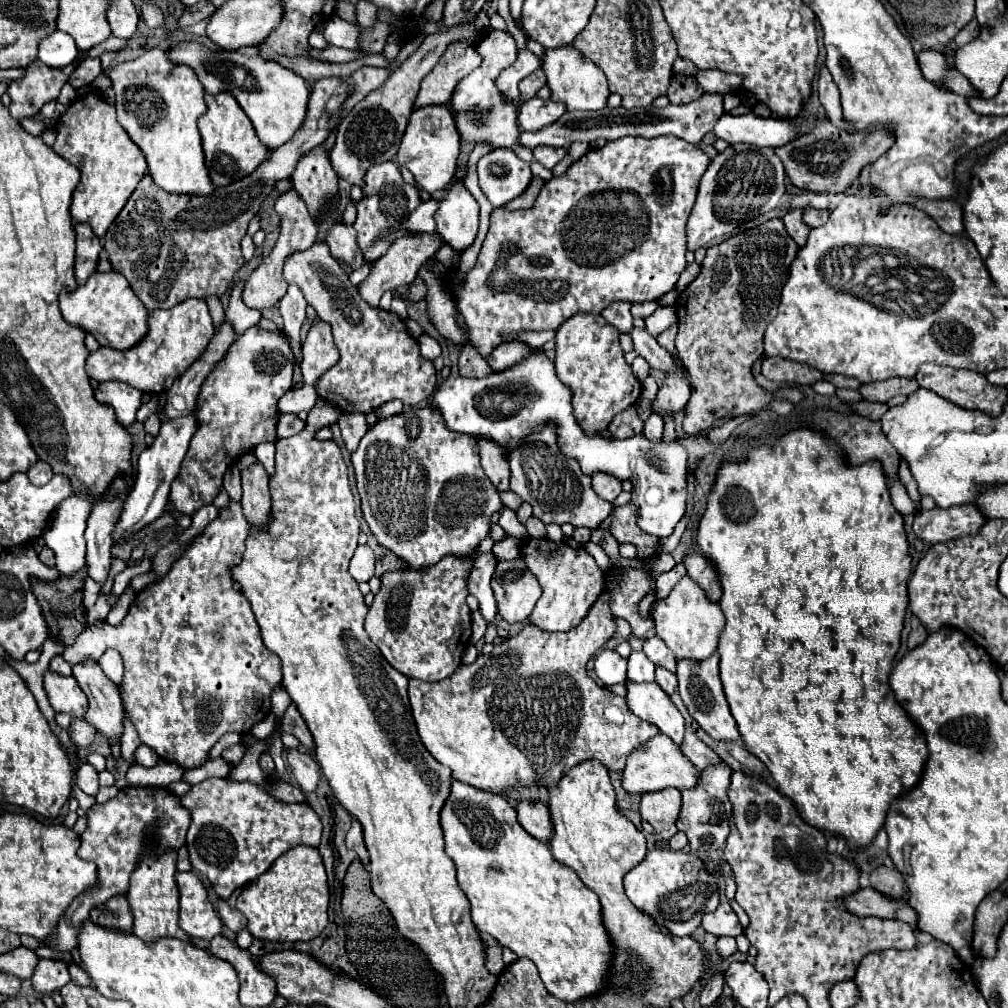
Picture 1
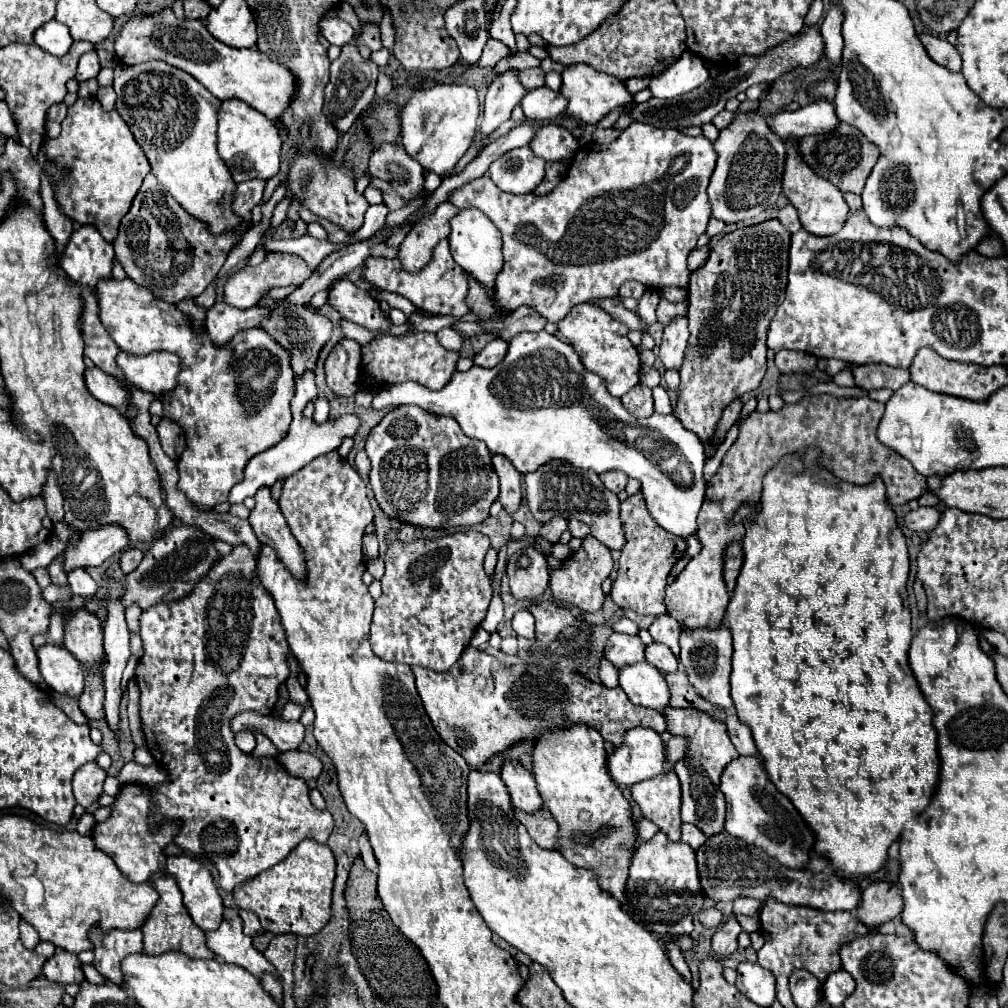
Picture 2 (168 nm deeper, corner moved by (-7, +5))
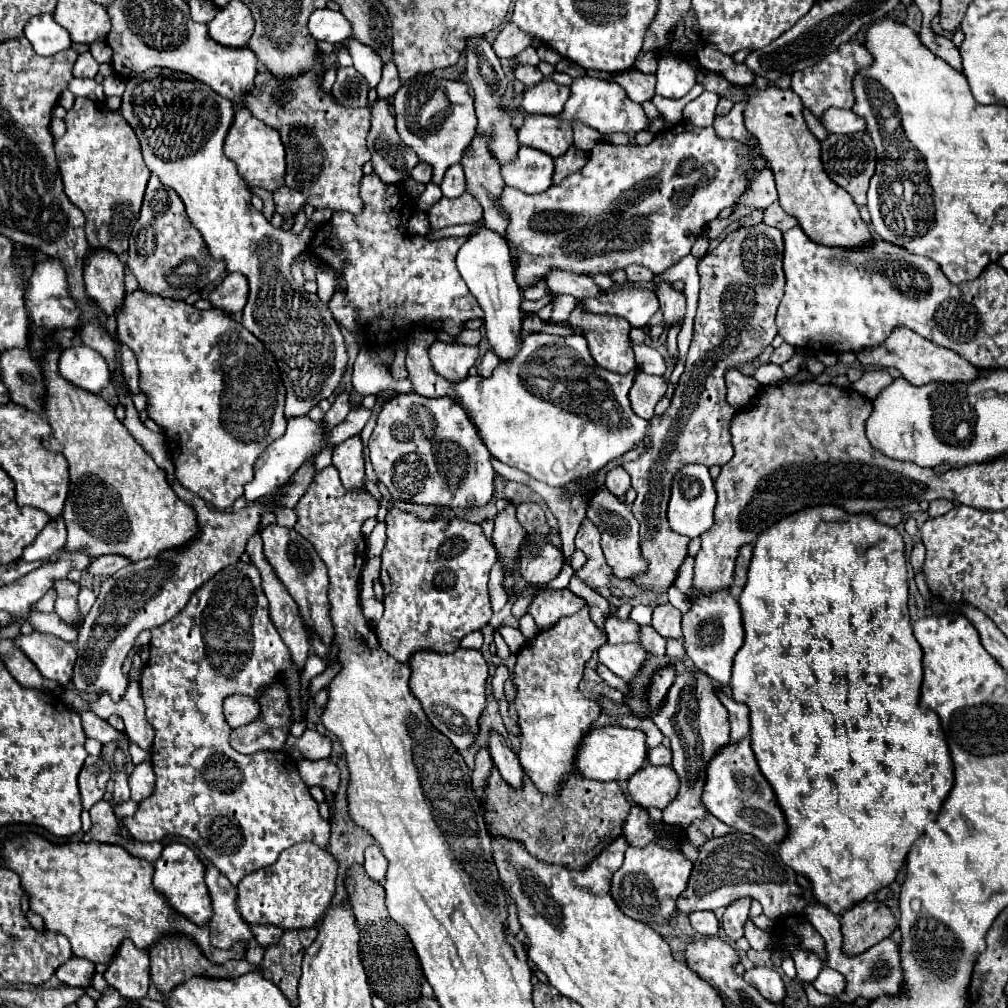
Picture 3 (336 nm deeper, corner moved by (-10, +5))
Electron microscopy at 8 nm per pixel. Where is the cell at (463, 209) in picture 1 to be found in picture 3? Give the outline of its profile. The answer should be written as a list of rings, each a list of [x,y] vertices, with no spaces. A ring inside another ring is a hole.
[[[485,224],[479,226],[475,232],[471,232],[465,240],[465,244],[457,252],[457,268],[471,290],[471,294],[477,298],[479,306],[485,312],[485,330],[487,338],[491,342],[491,348],[501,360],[513,358],[513,354],[519,350],[521,340],[521,288],[515,284],[515,270],[511,264],[507,242],[501,234],[487,228]]]

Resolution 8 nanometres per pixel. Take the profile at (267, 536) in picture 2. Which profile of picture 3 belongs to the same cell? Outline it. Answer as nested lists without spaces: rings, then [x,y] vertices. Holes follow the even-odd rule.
[[[269,524],[267,528],[263,528],[261,538],[263,538],[265,556],[267,556],[269,564],[275,568],[277,578],[285,584],[285,588],[289,590],[293,600],[299,604],[305,628],[317,632],[323,638],[323,642],[331,642],[333,626],[331,626],[329,604],[327,604],[327,586],[329,586],[327,568],[325,568],[323,560],[317,556],[315,548],[309,544],[309,540],[305,540],[295,530],[283,528],[277,524]]]

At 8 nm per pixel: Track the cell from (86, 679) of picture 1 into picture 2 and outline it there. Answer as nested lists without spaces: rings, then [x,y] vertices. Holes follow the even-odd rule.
[[[84,606],[72,610],[76,616],[64,624],[64,648],[68,648],[80,664],[96,666],[104,656],[100,622]]]

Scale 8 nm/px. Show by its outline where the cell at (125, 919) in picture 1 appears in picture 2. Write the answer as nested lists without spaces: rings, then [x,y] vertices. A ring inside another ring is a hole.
[[[94,928],[92,944],[94,944],[94,966],[96,970],[110,982],[122,986],[120,964],[128,954],[142,952],[142,932],[138,930],[110,930],[102,934]]]

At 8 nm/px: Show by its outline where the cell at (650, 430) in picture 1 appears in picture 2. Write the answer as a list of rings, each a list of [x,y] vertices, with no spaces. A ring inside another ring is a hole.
[[[662,386],[654,388],[654,412],[658,412],[658,414],[672,414],[668,392]]]

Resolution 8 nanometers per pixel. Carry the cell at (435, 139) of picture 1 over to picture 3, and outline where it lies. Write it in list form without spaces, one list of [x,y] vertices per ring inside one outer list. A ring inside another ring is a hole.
[[[417,76],[415,82],[397,90],[393,106],[397,112],[395,122],[403,144],[413,148],[421,162],[433,166],[433,184],[441,184],[445,170],[461,162],[463,152],[469,148],[477,132],[477,116],[469,86],[465,82]]]

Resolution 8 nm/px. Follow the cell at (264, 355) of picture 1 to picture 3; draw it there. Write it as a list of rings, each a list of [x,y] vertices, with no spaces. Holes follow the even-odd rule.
[[[143,290],[125,294],[123,306],[115,312],[117,320],[117,340],[129,346],[139,362],[141,390],[149,396],[149,418],[155,420],[165,436],[171,460],[175,464],[175,476],[179,484],[205,502],[219,510],[229,508],[239,496],[243,496],[243,486],[253,480],[253,464],[257,456],[277,438],[285,434],[285,386],[281,372],[273,354],[263,348],[263,342],[253,336],[241,322],[233,316],[223,316],[223,312],[197,310],[195,306],[153,296]],[[231,350],[231,408],[225,406],[227,390],[227,354]]]

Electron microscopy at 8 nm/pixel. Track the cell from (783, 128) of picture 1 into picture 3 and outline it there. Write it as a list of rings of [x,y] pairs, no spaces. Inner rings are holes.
[[[827,108],[821,116],[821,124],[829,134],[851,134],[865,130],[863,118],[859,118],[851,110],[839,110],[839,108]]]

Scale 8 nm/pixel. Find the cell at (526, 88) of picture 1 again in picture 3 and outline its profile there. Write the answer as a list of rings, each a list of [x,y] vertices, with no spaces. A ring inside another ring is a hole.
[[[525,64],[525,66],[517,66],[515,68],[515,78],[517,80],[521,80],[527,88],[531,88],[531,86],[535,86],[535,84],[539,84],[541,80],[543,80],[543,74],[535,68],[535,66],[529,66],[529,64]]]

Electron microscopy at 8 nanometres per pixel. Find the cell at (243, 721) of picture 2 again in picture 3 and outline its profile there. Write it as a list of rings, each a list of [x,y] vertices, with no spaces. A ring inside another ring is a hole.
[[[231,696],[223,704],[225,720],[231,728],[239,728],[243,724],[249,724],[261,716],[261,706],[257,700],[249,696]]]

